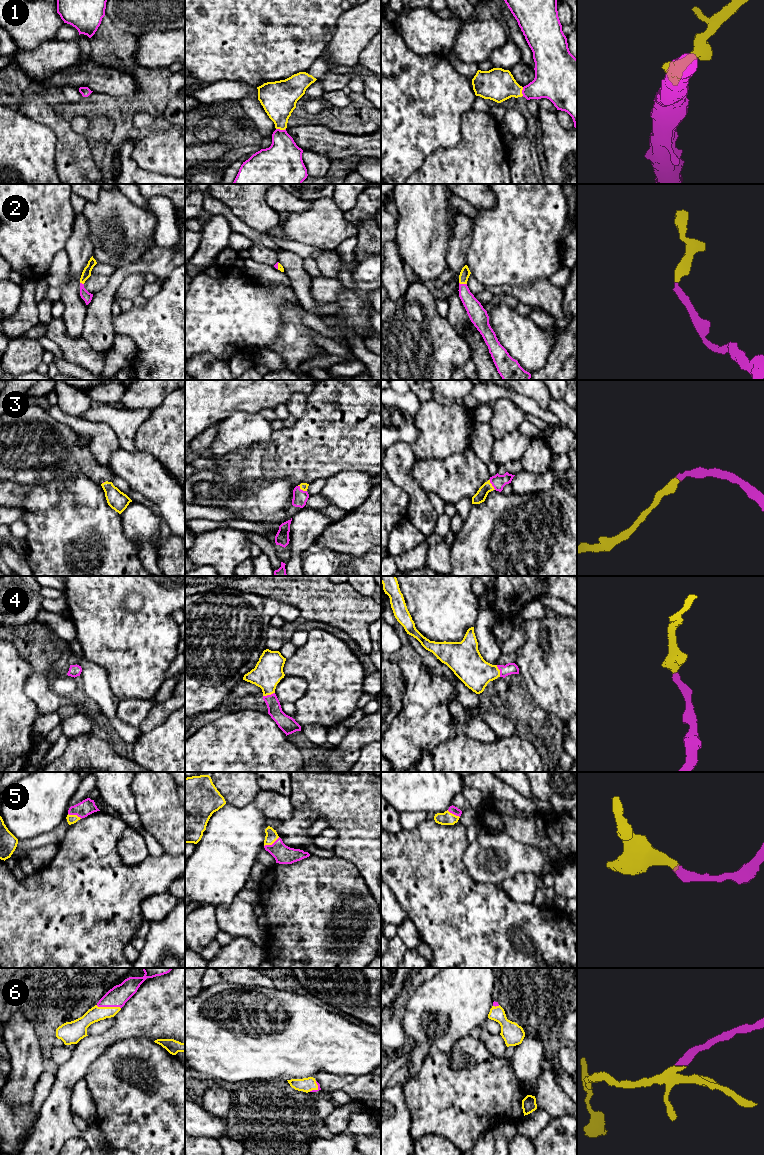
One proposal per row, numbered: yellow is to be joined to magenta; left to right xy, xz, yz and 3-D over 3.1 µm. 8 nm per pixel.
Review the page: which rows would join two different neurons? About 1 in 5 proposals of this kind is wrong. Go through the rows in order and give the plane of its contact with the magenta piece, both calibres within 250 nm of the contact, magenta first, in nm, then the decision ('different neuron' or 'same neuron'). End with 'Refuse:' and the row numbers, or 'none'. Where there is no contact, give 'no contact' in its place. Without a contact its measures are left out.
1: xz | 320/280 nm | same neuron
2: yz | 140/80 nm | same neuron
3: xz | 120/60 nm | same neuron
4: xz | 120/240 nm | same neuron
5: xz | 150/100 nm | same neuron
6: xy | 160/120 nm | same neuron
Refuse: none

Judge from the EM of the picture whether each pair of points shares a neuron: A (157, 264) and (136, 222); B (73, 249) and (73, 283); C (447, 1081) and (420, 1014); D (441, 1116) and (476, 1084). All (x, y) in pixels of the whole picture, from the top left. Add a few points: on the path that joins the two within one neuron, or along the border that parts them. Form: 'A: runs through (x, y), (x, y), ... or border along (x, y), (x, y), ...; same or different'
A: border along (155, 245), (150, 247), (137, 260), (130, 262); different
B: runs through (75, 257), (74, 275); same
C: border along (456, 1041), (449, 1050), (434, 1050); different
D: runs through (450, 1109), (454, 1109), (467, 1093); same

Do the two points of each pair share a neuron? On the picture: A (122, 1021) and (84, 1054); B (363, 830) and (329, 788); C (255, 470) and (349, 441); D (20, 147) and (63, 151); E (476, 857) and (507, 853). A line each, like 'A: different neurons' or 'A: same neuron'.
A: same neuron
B: same neuron
C: same neuron
D: different neurons
E: same neuron

